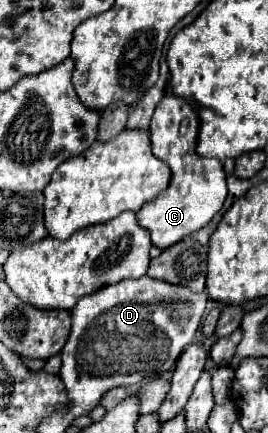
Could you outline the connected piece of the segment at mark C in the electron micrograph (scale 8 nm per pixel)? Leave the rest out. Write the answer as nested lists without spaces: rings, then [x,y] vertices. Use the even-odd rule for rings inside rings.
[[[165,96],[157,104],[149,126],[151,150],[159,160],[169,164],[171,182],[163,194],[155,196],[151,202],[145,202],[135,216],[139,226],[143,226],[151,234],[153,246],[161,250],[177,244],[181,238],[207,226],[209,220],[221,210],[227,198],[227,182],[225,182],[223,166],[219,160],[205,160],[195,152],[197,134],[199,134],[199,118],[185,100],[175,96]],[[183,118],[189,120],[189,130],[181,138],[179,126]]]

